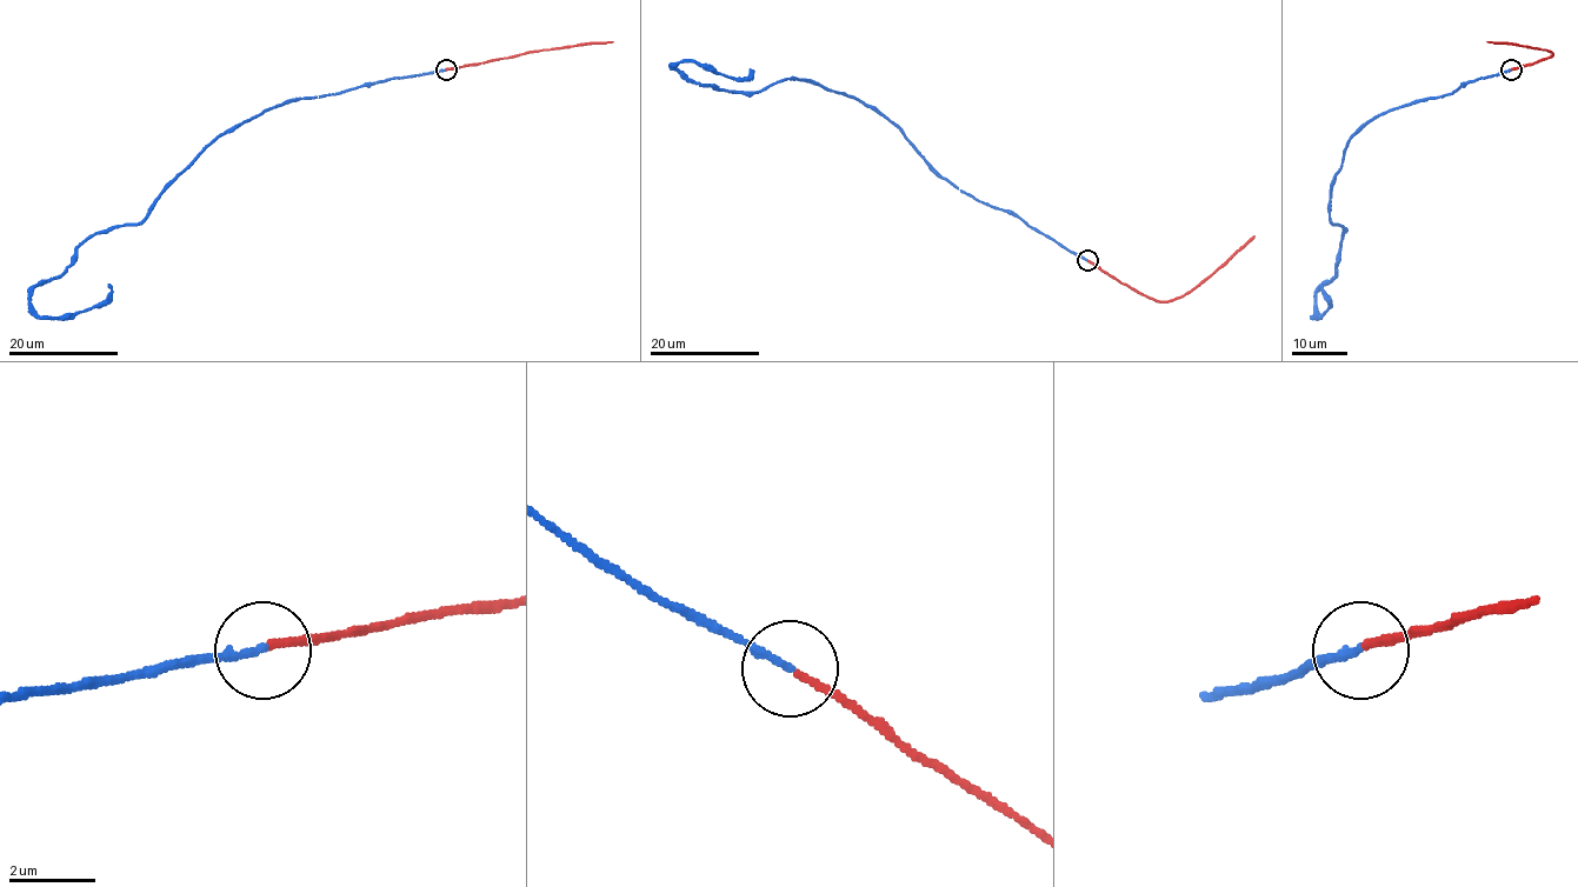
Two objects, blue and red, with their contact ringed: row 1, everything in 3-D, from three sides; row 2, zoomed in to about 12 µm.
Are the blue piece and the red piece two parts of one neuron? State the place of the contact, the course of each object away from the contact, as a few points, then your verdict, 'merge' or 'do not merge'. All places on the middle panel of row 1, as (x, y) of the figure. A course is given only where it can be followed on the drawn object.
at (1087, 260); blue runs (1087, 260), (951, 185), (846, 94), (784, 79), (726, 92), (671, 65), (697, 61), (741, 78), (750, 69); red runs (1087, 260), (1140, 293), (1167, 301), (1200, 285), (1253, 235); merge

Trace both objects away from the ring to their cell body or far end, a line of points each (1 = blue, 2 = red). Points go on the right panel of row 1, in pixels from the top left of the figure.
1: (1511, 69), (1351, 138), (1331, 187), (1337, 273), (1312, 318), (1329, 306), (1320, 285)
2: (1511, 69), (1552, 53), (1486, 41)

